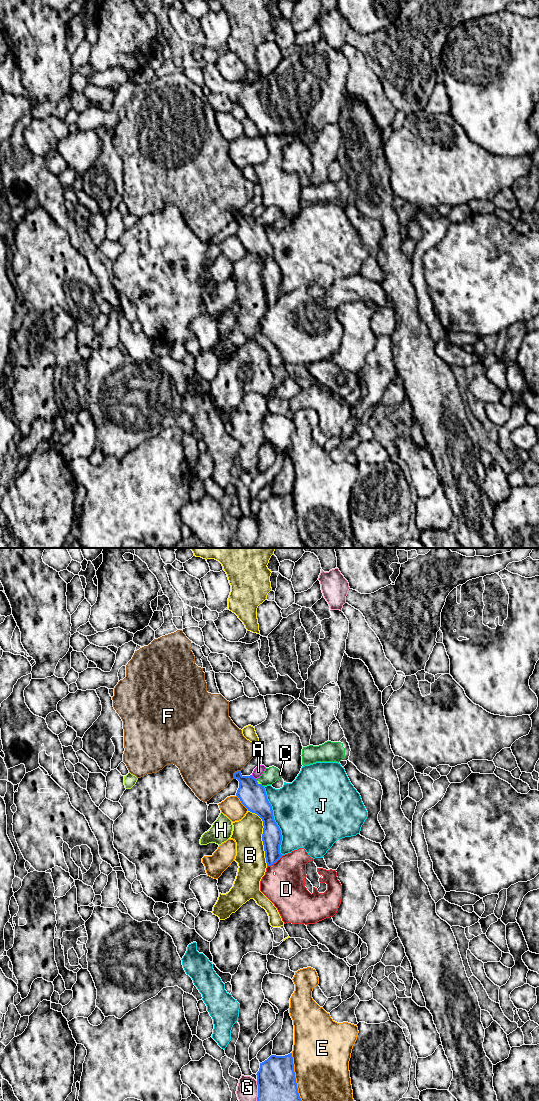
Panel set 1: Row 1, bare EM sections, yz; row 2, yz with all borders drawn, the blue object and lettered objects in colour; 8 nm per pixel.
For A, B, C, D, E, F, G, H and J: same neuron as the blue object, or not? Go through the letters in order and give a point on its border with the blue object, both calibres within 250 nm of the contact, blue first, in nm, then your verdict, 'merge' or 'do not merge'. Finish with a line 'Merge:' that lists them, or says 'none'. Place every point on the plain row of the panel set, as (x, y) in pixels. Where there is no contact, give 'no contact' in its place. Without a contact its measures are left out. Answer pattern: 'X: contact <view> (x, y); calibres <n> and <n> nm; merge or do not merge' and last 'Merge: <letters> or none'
A: contact yz (253, 217); calibres 220 and 80 nm; do not merge
B: contact yz (262, 276); calibres 160 and 240 nm; do not merge
C: contact yz (261, 225); calibres 220 and 120 nm; do not merge
D: contact yz (275, 302); calibres 160 and 300 nm; do not merge
E: contact yz (295, 520); calibres 360 and 440 nm; do not merge
F: contact yz (234, 213); calibres 220 and 500 nm; do not merge
G: contact yz (258, 534); calibres 380 and 180 nm; do not merge
H: contact yz (257, 222); calibres 220 and 20 nm; do not merge
J: contact yz (274, 261); calibres 200 and 480 nm; do not merge
Merge: none

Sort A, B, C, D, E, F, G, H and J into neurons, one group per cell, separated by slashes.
A / B / C H / D / E / F / G / J

